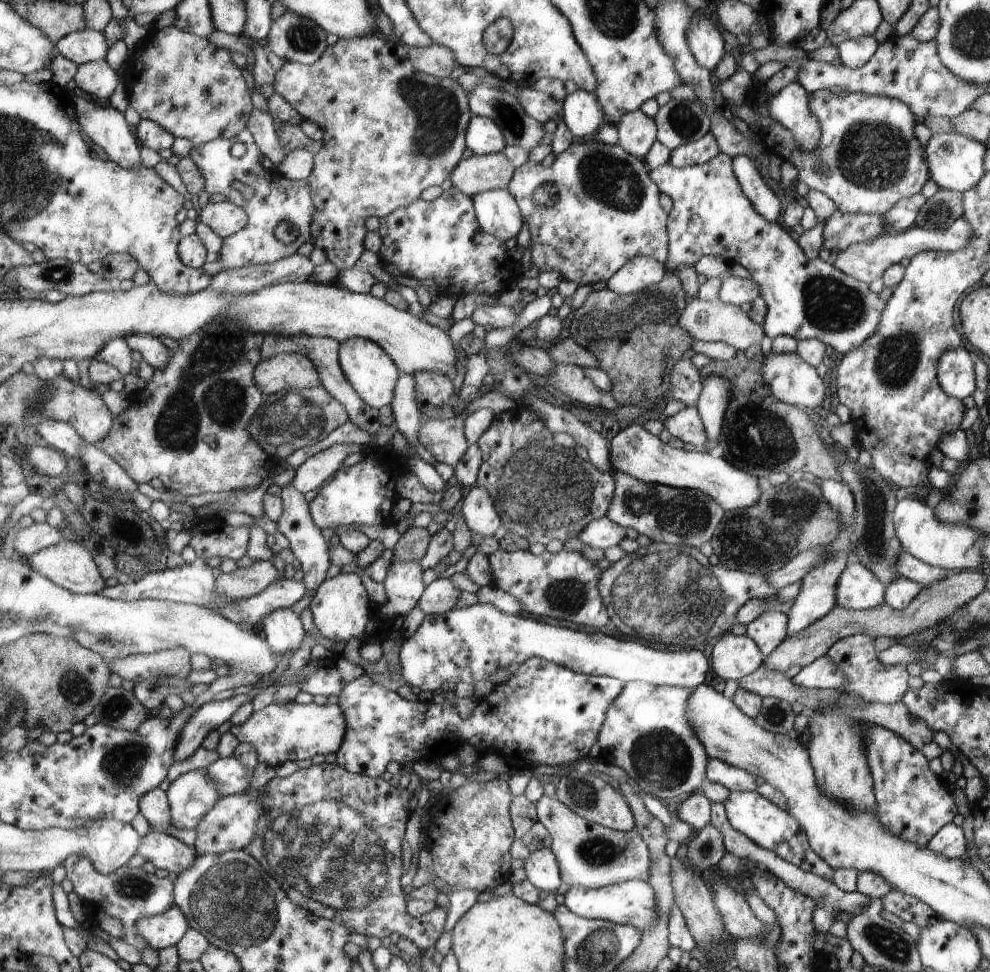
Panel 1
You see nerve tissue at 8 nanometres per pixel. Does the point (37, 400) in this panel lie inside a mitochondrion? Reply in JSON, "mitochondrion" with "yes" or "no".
{"mitochondrion":"yes"}

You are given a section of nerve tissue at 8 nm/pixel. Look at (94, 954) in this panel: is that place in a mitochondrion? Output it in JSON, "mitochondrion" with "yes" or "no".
{"mitochondrion":"no"}

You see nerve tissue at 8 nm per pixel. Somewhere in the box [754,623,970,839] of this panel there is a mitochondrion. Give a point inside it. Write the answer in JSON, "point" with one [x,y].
{"point":[775,715]}

